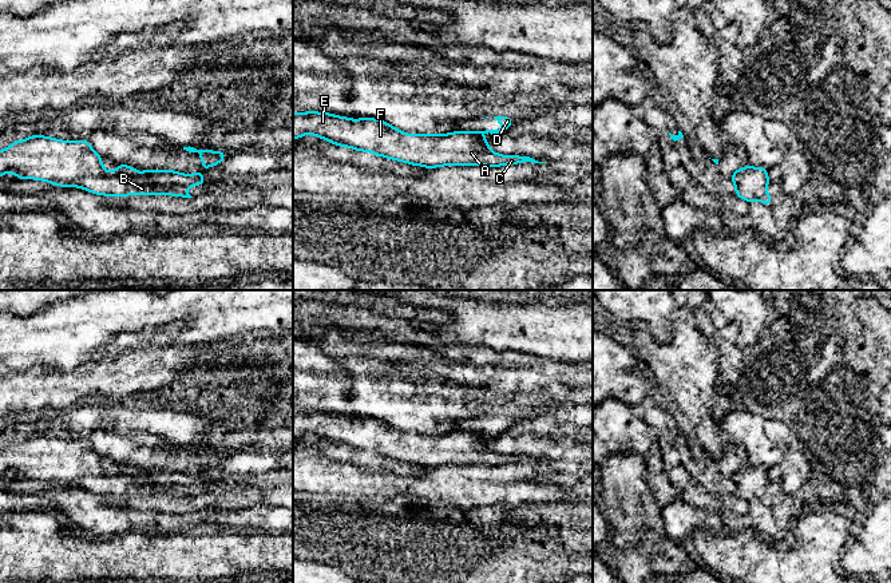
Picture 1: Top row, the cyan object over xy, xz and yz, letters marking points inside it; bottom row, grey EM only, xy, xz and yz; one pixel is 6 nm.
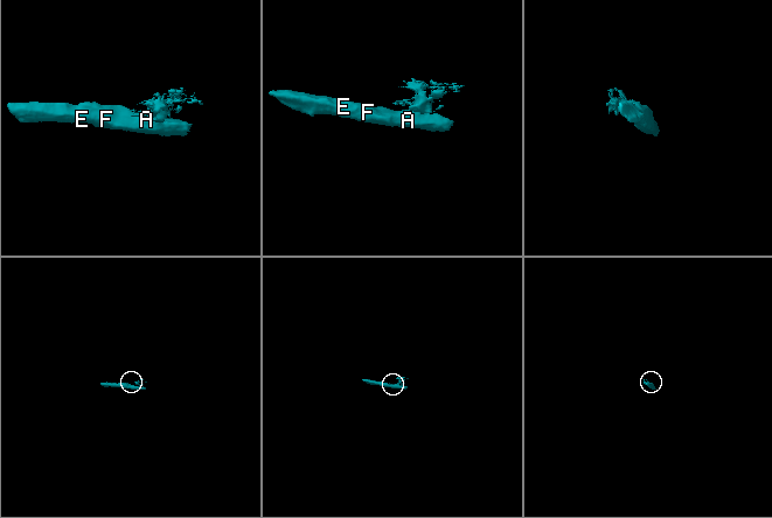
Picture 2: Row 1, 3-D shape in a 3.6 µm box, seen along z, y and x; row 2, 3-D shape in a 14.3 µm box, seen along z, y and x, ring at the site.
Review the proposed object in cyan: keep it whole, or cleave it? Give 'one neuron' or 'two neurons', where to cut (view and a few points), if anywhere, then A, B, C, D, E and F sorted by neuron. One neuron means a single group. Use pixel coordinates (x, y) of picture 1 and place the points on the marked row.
two neurons | xz (467, 131), (479, 131), (482, 134) | A B C E F / D

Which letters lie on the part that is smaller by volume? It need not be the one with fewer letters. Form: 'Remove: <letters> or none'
Remove: D

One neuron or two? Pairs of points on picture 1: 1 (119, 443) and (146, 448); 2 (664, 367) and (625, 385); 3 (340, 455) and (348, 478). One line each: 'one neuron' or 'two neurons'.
1: one neuron
2: two neurons
3: two neurons

